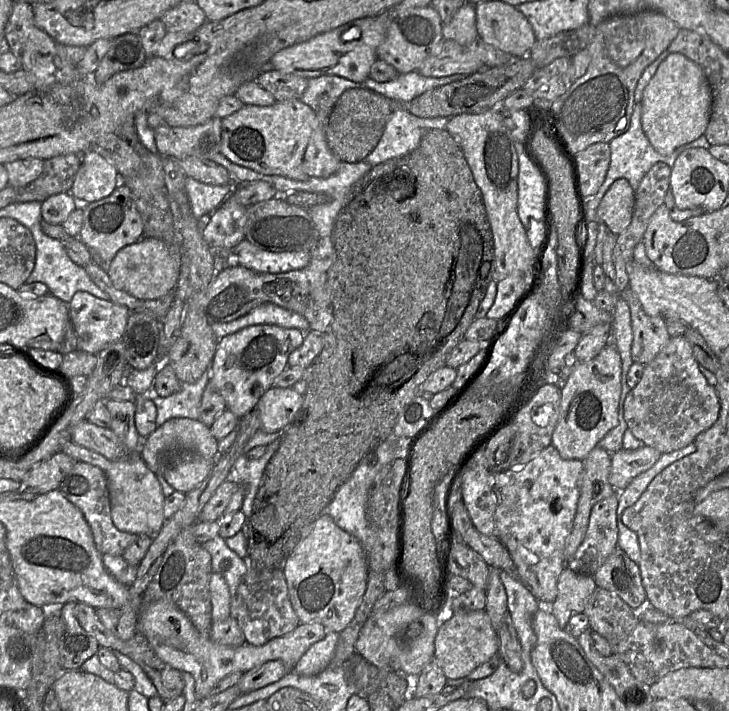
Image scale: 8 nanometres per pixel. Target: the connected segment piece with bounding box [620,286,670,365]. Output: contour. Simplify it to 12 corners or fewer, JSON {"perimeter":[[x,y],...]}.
{"perimeter":[[629,286],[632,360],[647,365],[669,340],[666,321],[649,316]]}

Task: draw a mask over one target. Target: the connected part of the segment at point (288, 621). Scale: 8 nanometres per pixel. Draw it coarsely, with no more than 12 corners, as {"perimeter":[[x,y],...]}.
{"perimeter":[[283,569],[248,571],[231,602],[245,642],[301,624]]}

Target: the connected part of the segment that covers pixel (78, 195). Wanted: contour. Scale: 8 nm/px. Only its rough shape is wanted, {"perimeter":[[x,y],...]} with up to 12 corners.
{"perimeter":[[95,151],[81,156],[70,194],[89,204],[120,184],[114,166]]}

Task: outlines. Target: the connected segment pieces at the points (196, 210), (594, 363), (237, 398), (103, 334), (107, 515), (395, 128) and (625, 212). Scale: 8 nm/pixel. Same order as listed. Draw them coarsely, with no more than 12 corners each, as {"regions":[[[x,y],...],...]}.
{"regions":[[[186,178],[194,217],[202,223],[239,182],[210,185]],[[607,344],[561,390],[551,445],[583,460],[618,425],[622,362]],[[261,324],[218,341],[209,383],[239,420],[306,333]],[[78,291],[68,303],[77,349],[120,341],[131,311]],[[76,462],[59,490],[84,515],[102,554],[138,535],[111,518],[105,471]],[[391,113],[365,160],[373,167],[406,157],[431,129],[448,119]],[[615,180],[603,195],[597,220],[620,235],[630,224],[634,190]]]}

